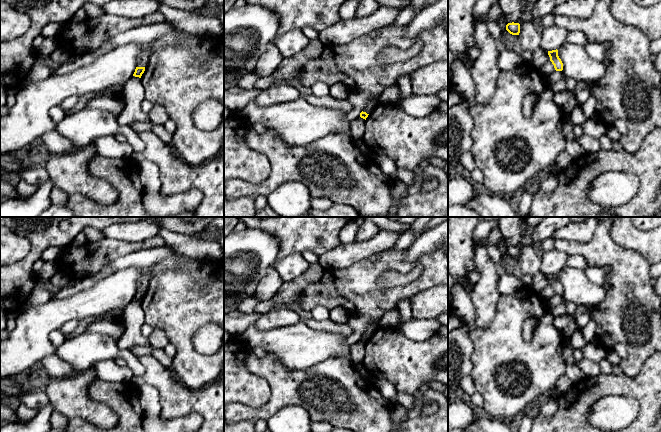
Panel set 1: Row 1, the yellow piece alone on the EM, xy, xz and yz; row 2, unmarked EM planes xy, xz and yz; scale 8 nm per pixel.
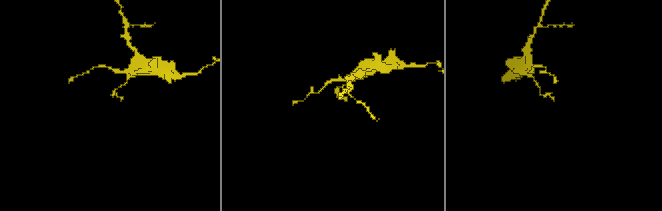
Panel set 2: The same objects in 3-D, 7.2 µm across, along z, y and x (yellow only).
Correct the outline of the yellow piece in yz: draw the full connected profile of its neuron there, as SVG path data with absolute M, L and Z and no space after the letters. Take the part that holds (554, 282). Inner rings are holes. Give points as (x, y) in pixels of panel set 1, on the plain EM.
M552 274L548 275L548 279L550 281L550 285L554 289L554 292L556 295L562 295L563 294L563 287L561 283L558 280L558 274Z

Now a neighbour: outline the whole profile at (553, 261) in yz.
M558 250L542 252L541 272L546 275L558 273L566 266L568 257L566 253Z

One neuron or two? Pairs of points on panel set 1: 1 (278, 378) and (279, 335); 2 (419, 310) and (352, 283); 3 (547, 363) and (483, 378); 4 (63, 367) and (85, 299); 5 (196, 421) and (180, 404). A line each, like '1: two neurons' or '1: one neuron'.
1: two neurons
2: two neurons
3: one neuron
4: two neurons
5: two neurons

